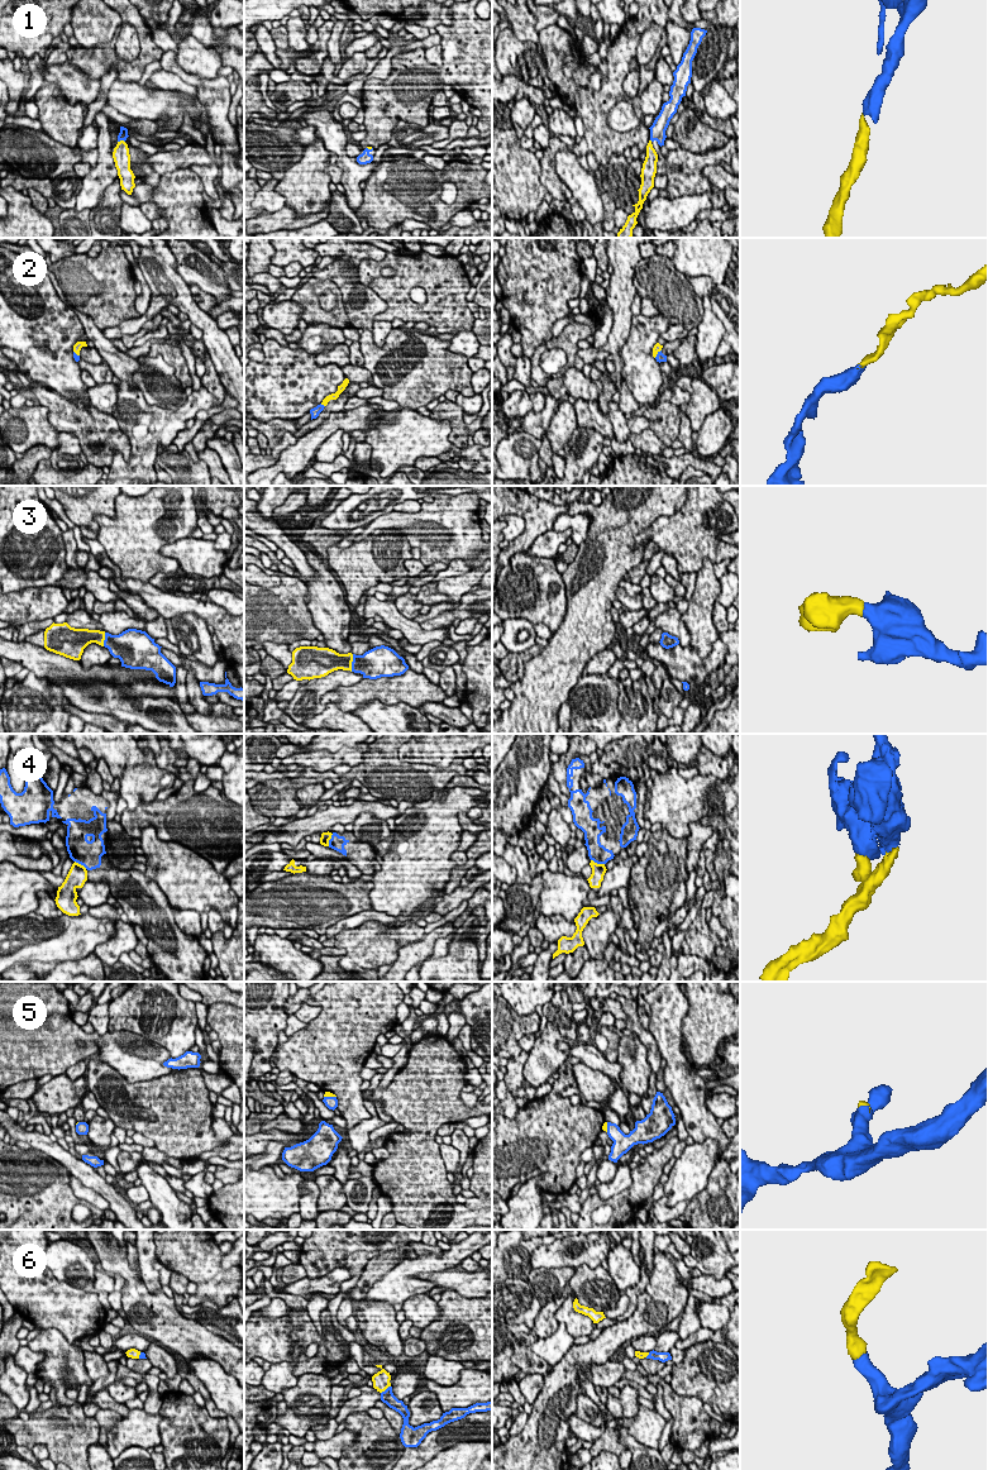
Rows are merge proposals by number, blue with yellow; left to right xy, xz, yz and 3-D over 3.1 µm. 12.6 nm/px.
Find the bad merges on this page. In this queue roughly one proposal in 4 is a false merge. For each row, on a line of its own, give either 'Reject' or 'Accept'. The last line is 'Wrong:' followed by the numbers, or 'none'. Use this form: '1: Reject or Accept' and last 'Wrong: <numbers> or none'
1: Accept
2: Accept
3: Accept
4: Reject
5: Accept
6: Accept
Wrong: 4

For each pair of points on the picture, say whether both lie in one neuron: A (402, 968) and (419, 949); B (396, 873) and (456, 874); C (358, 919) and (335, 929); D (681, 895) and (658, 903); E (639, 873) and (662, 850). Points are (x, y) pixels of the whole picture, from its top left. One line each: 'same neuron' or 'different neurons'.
A: same neuron
B: different neurons
C: same neuron
D: different neurons
E: same neuron

